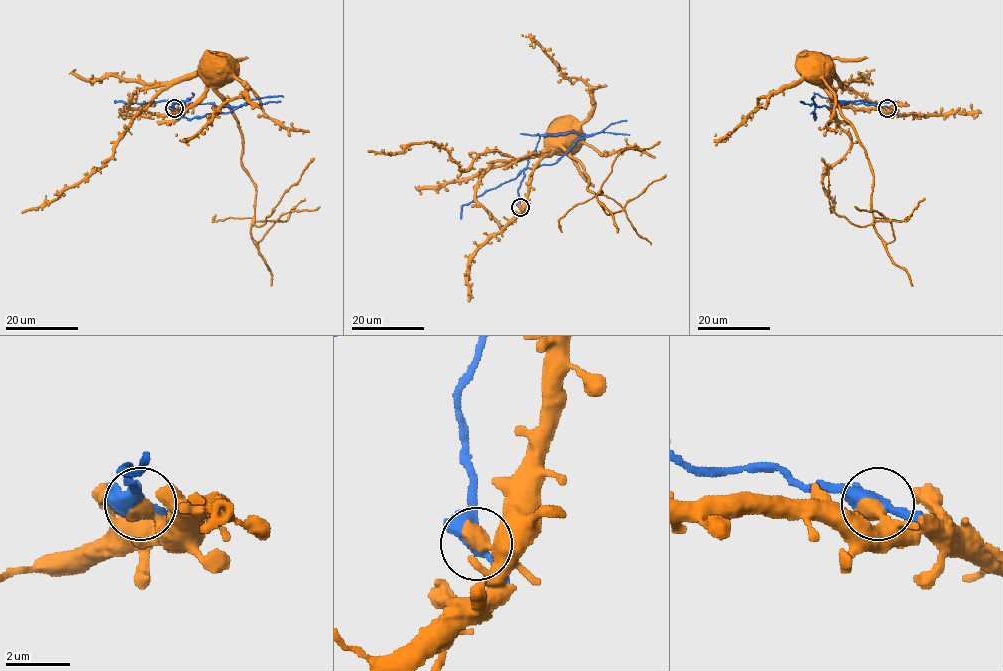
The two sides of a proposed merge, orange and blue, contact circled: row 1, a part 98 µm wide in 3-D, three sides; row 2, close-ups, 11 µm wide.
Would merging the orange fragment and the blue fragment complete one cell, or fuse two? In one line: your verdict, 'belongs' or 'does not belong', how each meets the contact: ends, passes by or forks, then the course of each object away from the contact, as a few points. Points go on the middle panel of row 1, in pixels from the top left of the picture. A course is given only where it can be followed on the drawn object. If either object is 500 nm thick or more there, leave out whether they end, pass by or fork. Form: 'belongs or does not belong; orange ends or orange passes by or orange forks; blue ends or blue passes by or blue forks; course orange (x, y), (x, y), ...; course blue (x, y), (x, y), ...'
does not belong; course orange (520, 207), (529, 174), (554, 150), (574, 157), (588, 177), (587, 188), (601, 193), (619, 153), (659, 141); course blue (520, 207), (518, 188), (524, 170), (555, 163), (577, 140), (586, 136), (572, 132), (520, 133)

